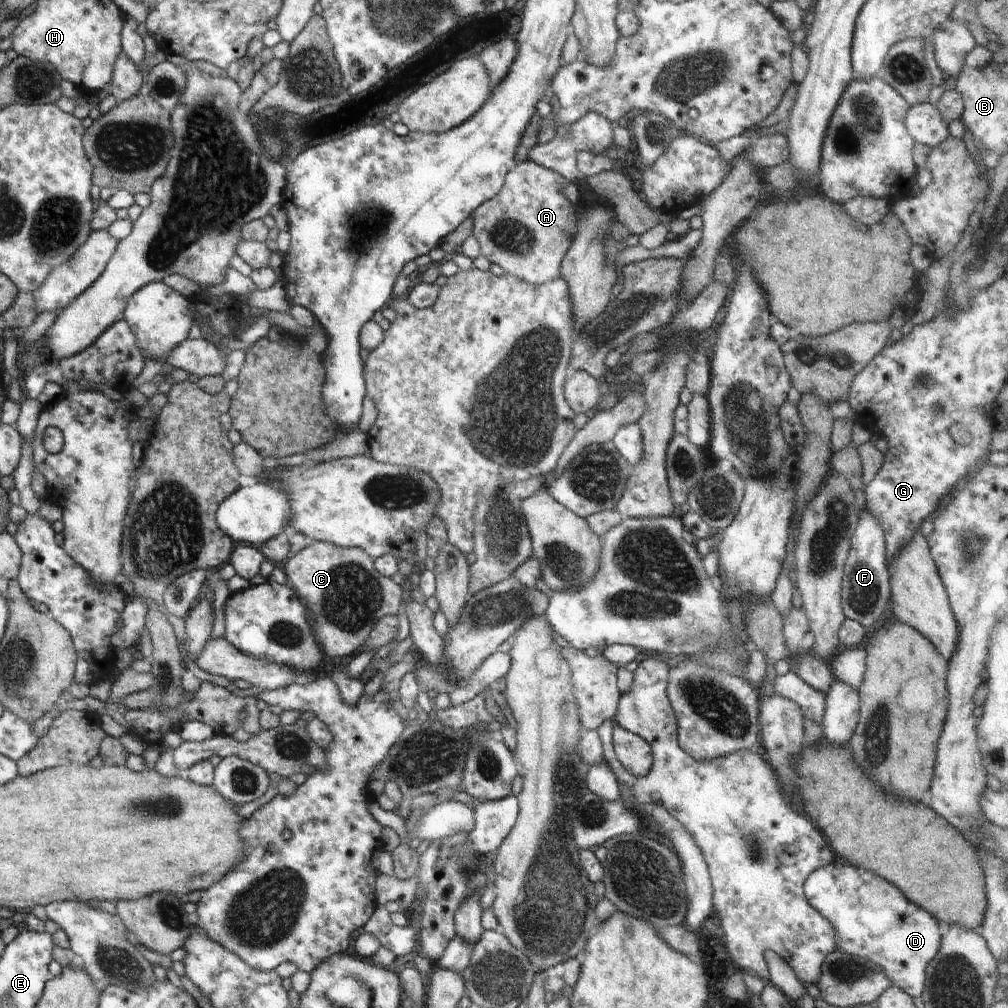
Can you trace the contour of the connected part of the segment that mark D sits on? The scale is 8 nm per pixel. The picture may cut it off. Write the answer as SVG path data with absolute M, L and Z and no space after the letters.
M836 860L811 872L804 881L803 890L806 900L826 920L834 924L838 940L836 949L844 954L870 960L872 964L880 967L892 985L904 990L911 997L922 994L926 982L926 966L938 954L942 938L940 923L932 914L918 908L894 884L886 882L884 878L876 876L868 869L856 868L852 864L842 864Z

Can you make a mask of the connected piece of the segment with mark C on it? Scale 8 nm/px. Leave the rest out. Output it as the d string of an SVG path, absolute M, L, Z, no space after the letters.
M315 541L299 550L296 556L289 557L284 566L283 571L288 577L288 585L306 604L311 615L311 625L316 632L316 640L324 648L328 659L336 660L352 656L366 645L370 632L382 617L395 616L401 612L401 604L405 598L404 589L392 579L380 574L374 561L360 548L344 548L324 541Z

